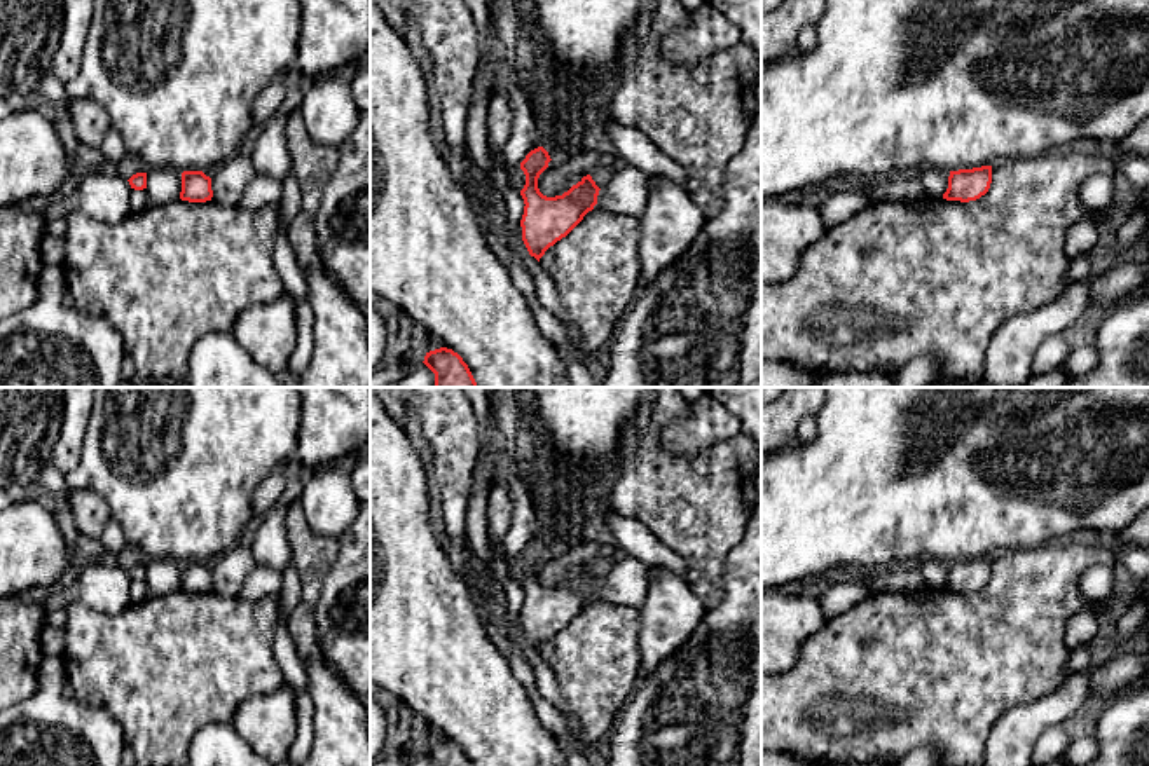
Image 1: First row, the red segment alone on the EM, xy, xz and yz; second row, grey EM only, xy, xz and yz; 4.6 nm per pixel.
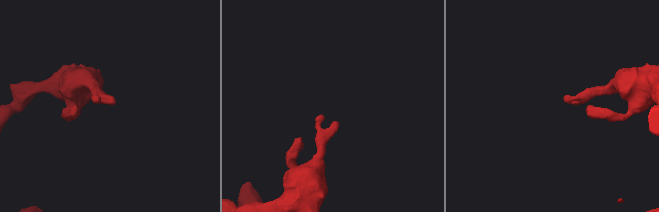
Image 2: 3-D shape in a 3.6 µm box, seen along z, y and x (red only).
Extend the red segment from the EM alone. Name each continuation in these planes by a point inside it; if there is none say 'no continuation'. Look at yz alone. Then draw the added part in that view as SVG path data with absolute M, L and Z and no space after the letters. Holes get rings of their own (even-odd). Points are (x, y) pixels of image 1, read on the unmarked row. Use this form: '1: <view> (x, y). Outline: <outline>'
no continuation

